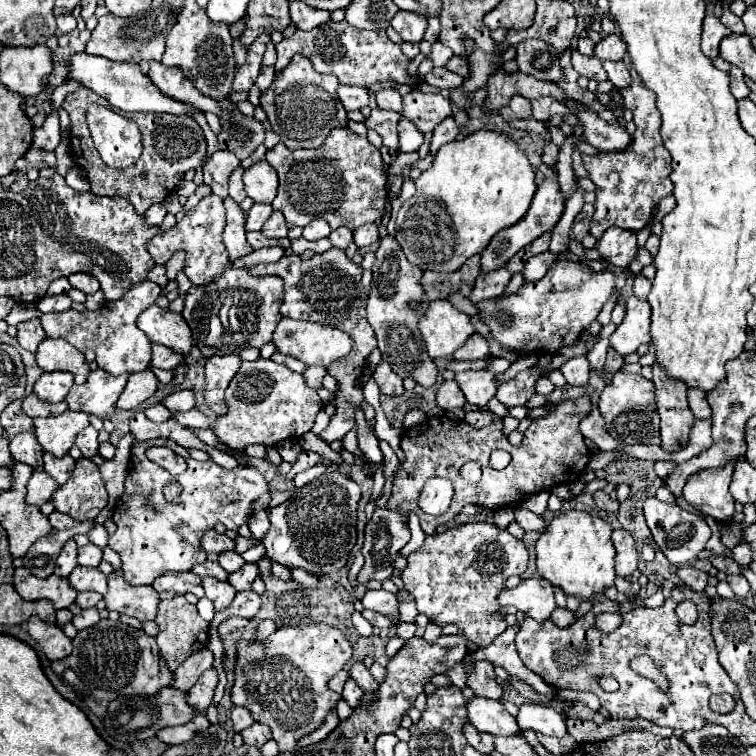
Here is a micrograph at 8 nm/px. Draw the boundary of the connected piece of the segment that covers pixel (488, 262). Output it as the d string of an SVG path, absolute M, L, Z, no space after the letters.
M544 179L538 189L536 189L536 195L532 199L532 205L530 205L530 211L516 223L516 227L510 227L506 229L506 235L504 231L500 231L492 243L488 243L486 251L482 251L482 273L490 273L490 271L496 271L500 267L504 267L522 247L526 247L528 243L532 243L538 235L550 231L560 215L562 215L562 209L564 209L564 201L562 201L562 195L560 195L560 187L558 187L558 181L556 179Z

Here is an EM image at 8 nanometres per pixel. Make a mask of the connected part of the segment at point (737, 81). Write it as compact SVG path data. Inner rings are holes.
M738 67L730 69L730 91L736 99L744 99L750 93L750 89L744 83L744 73Z

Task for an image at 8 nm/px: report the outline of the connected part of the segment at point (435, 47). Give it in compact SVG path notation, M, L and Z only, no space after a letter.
M432 43L432 51L430 51L430 61L434 63L434 67L444 67L446 61L452 57L452 51L448 47L444 47L442 43Z

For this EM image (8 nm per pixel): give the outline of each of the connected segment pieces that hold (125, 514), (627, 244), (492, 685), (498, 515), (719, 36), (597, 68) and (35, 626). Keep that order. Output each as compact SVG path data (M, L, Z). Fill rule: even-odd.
M154 439L132 445L130 471L126 477L126 491L114 507L116 533L108 539L108 545L118 551L122 559L122 573L130 585L152 585L152 581L168 571L190 571L194 563L204 563L207 554L201 547L200 537L216 523L224 523L228 529L240 529L252 517L254 501L268 493L270 485L266 477L246 465L238 465L228 471L214 461L194 461L186 449L170 439ZM162 445L182 455L188 463L186 473L170 475L160 465L146 457L146 449ZM178 481L182 495L178 501L166 501L162 487Z
M610 227L602 233L602 239L596 241L594 249L600 253L604 263L626 269L628 263L634 259L636 249L638 249L636 235L634 235L634 231Z
M478 661L472 671L468 671L468 681L466 685L480 697L492 697L492 699L500 699L502 697L502 689L496 683L496 675L490 663L486 661Z
M502 509L494 513L494 523L502 529L506 529L510 523L515 521L514 511L512 509Z
M706 15L704 17L704 29L702 29L702 51L714 59L718 55L718 43L732 35L730 29L726 25L722 25L722 21L716 15Z
M572 49L572 67L576 69L578 75L584 75L588 79L596 79L596 81L606 79L606 71L602 67L602 61L594 59L594 57L584 57L576 49Z
M34 615L34 619L28 619L28 631L30 635L40 643L46 657L50 661L64 659L72 651L72 639L66 637L66 633L52 623L46 623Z

